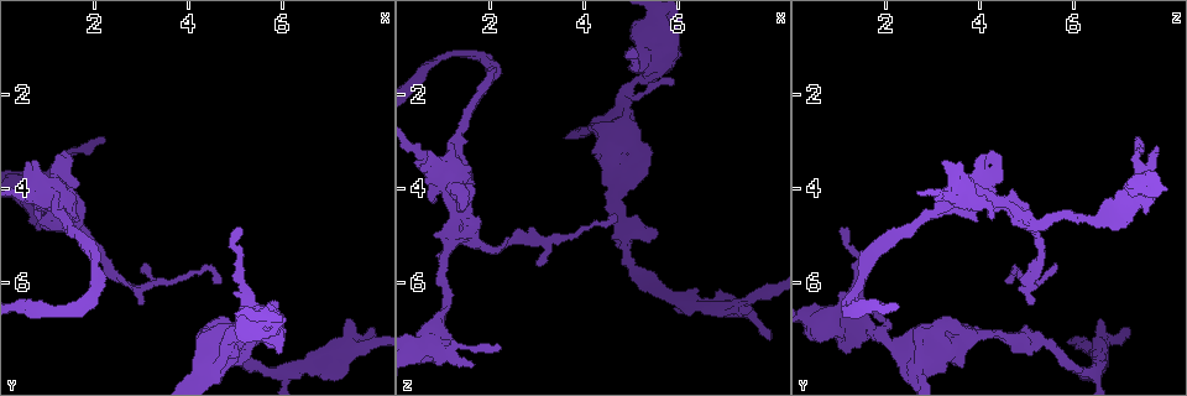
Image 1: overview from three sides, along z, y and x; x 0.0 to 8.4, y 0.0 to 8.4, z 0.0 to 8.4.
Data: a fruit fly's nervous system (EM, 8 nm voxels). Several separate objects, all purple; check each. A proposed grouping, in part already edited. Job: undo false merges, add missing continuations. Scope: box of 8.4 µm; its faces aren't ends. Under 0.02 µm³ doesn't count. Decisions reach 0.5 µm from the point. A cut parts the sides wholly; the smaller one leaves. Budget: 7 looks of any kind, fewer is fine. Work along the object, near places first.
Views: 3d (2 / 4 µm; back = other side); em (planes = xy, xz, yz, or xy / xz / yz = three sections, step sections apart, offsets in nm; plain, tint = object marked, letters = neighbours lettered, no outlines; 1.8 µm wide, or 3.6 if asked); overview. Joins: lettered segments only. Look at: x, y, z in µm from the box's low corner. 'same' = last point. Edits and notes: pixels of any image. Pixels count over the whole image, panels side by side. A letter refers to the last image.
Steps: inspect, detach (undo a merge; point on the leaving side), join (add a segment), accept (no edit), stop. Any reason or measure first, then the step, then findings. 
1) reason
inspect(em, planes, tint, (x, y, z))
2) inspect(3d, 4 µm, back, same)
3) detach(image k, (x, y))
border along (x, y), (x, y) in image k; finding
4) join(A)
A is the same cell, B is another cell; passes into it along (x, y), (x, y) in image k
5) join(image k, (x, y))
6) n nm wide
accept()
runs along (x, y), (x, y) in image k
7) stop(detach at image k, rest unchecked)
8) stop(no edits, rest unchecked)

four arms meet
inspect(3d, 2 µm, (5.65, 6.85, 1.45))

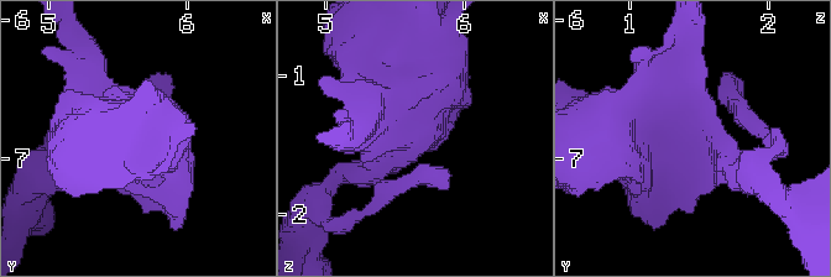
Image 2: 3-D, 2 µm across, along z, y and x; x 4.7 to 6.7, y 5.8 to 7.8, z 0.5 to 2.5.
inspect(em, planes, letters, (5.64, 6.80, 1.48))

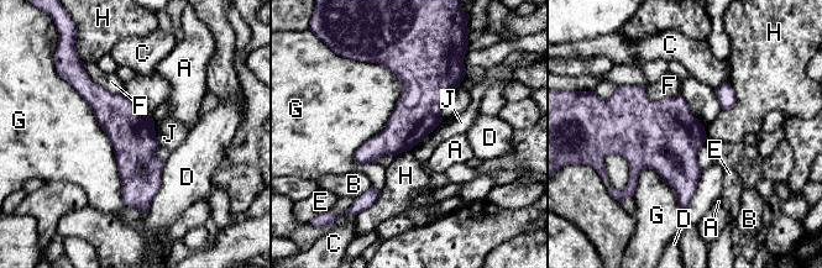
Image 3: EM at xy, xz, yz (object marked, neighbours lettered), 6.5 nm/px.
300 nm wide
accept()
A, B, C, D, E, F, G, H and J are other cells; border along (702, 169), (696, 193), (682, 210) in image 3; one cell here

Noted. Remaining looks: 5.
inspect(em, 3.6 µm, planes, letters, (4.60, 7.65, 2.80))

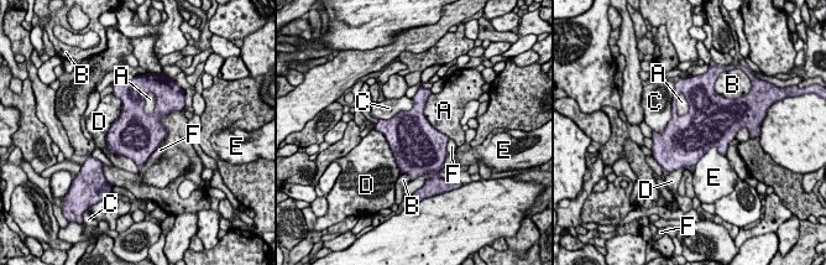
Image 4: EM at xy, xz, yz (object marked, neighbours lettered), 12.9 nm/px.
accept()
A, B, C, D, E and F are other cells; border along (679, 93), (676, 112), (681, 117) in image 4; all the same cell

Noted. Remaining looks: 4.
branch point
inspect(em, yz, step 8, tint, (1.15, 3.85, 3.85))

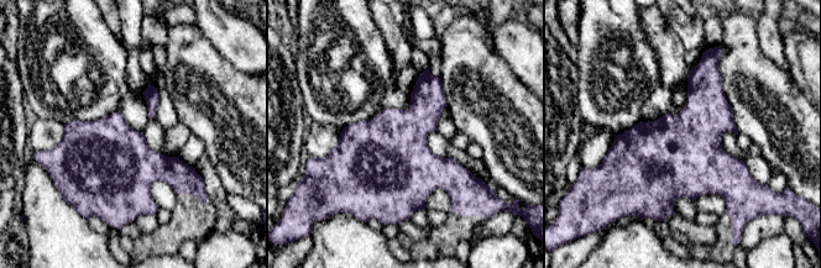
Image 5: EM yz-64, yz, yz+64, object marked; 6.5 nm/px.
inspect(em, planes, letters, same)

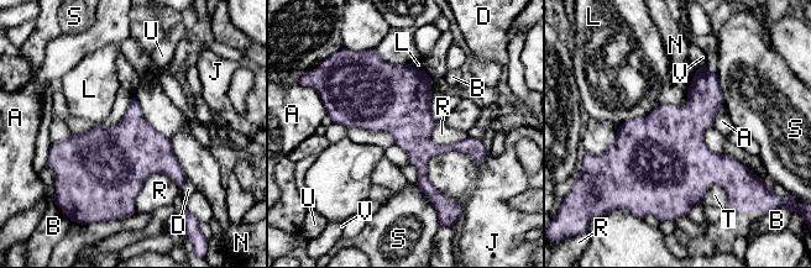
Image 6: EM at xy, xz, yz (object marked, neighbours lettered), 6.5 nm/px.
380 nm wide
accept()
A, B, D, J, L, N, R, S, T, U and V are other cells; continuous, no second cell

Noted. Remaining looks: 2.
stop(no edits, rest unchecked)

